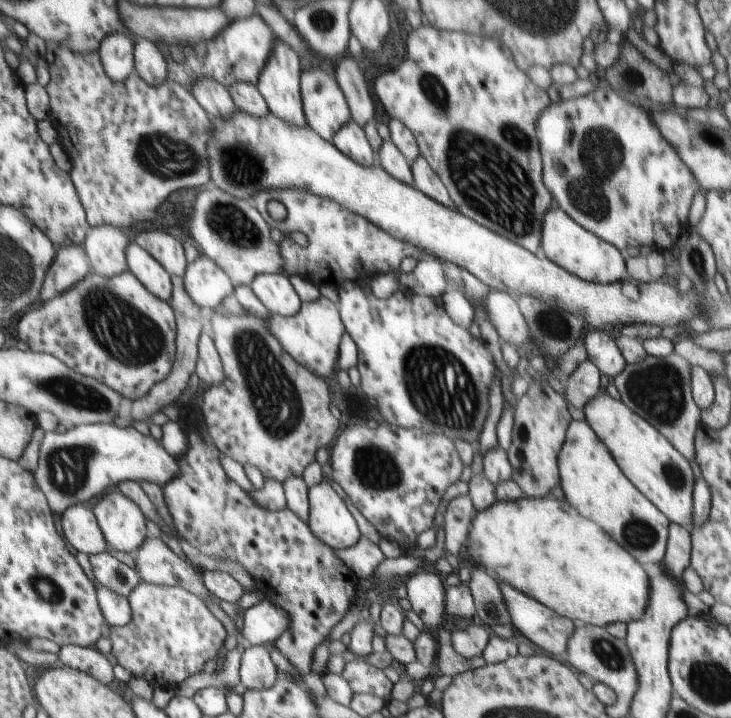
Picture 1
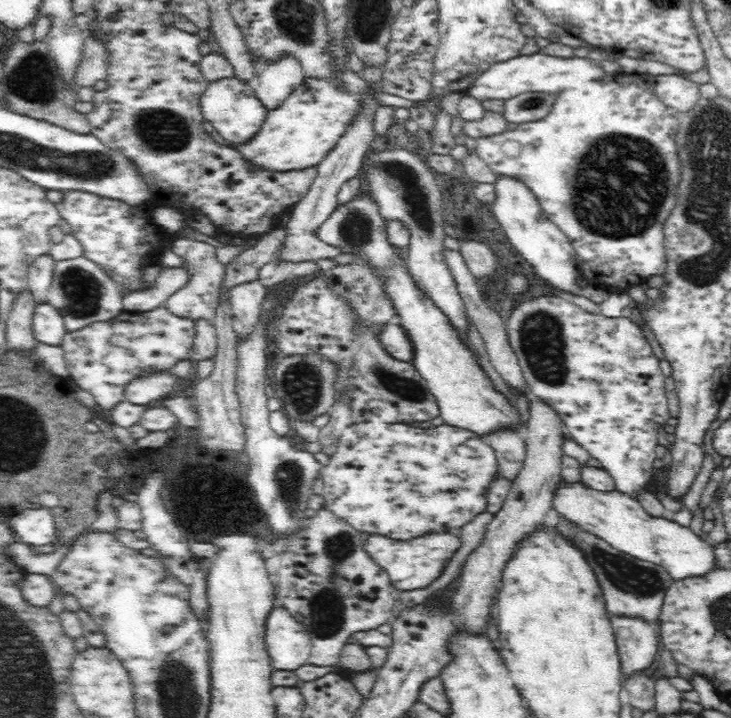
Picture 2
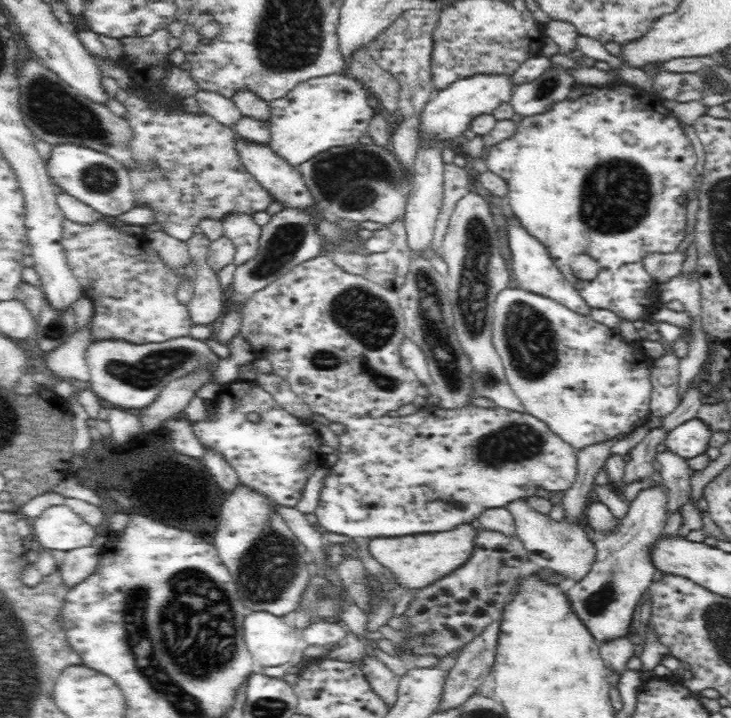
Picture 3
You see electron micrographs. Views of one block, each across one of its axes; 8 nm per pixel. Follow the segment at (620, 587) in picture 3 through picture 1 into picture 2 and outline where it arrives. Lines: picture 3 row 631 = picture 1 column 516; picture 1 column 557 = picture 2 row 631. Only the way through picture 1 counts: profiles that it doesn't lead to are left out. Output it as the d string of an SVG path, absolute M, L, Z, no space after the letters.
M610 615L613 637L616 638L623 680L632 673L641 673L654 662L660 639L656 636L656 624L639 616Z

